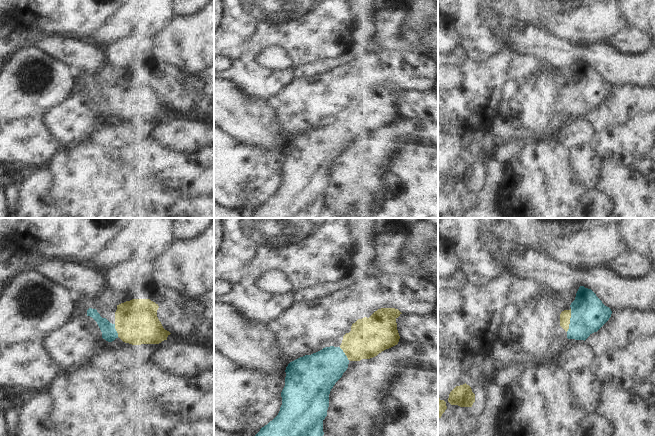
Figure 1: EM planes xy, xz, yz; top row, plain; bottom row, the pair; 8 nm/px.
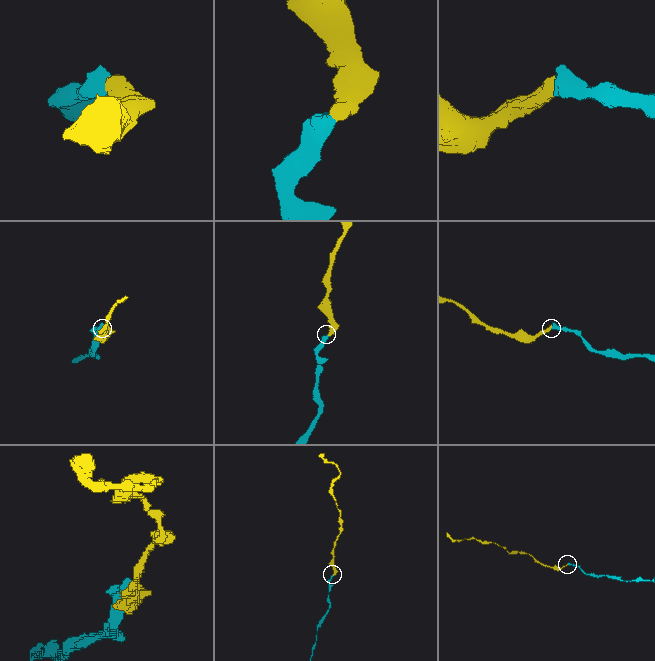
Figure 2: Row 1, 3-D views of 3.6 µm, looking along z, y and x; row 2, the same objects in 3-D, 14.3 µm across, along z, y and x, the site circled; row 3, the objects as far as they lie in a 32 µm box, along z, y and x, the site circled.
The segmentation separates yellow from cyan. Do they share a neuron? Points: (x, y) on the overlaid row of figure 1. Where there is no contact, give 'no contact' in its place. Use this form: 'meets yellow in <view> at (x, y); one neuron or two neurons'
meets yellow in yz at (569, 320); one neuron

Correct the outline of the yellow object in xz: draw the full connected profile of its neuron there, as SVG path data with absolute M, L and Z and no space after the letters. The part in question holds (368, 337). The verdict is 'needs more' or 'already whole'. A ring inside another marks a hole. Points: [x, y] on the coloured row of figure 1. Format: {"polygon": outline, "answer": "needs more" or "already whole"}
{"polygon": "M395 308L378 309L369 318L364 317L353 323L339 347L325 347L290 362L285 370L280 411L255 436L323 436L323 420L327 416L331 389L347 370L350 361L373 358L398 344L400 336L396 319L401 314Z", "answer": "needs more"}

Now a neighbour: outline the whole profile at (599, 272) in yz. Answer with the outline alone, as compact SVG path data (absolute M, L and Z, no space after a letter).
M604 265L604 266L600 266L600 267L596 267L596 268L594 268L593 269L593 279L591 280L591 283L590 283L590 287L588 288L588 289L592 289L592 281L594 280L594 279L604 279L605 278L605 274L608 272L610 270L610 268L608 267L608 265Z

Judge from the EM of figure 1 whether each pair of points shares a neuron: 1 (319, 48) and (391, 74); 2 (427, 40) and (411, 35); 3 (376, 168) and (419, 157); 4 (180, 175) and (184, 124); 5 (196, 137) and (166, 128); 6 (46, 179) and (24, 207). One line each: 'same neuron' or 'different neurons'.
1: different neurons
2: same neuron
3: different neurons
4: different neurons
5: same neuron
6: same neuron

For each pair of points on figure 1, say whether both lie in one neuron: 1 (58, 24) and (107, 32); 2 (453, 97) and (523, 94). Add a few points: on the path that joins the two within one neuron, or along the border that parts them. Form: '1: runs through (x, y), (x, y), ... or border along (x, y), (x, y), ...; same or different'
1: border along (113, 14), (91, 35); different
2: border along (527, 81), (517, 84), (510, 91), (503, 105); different

